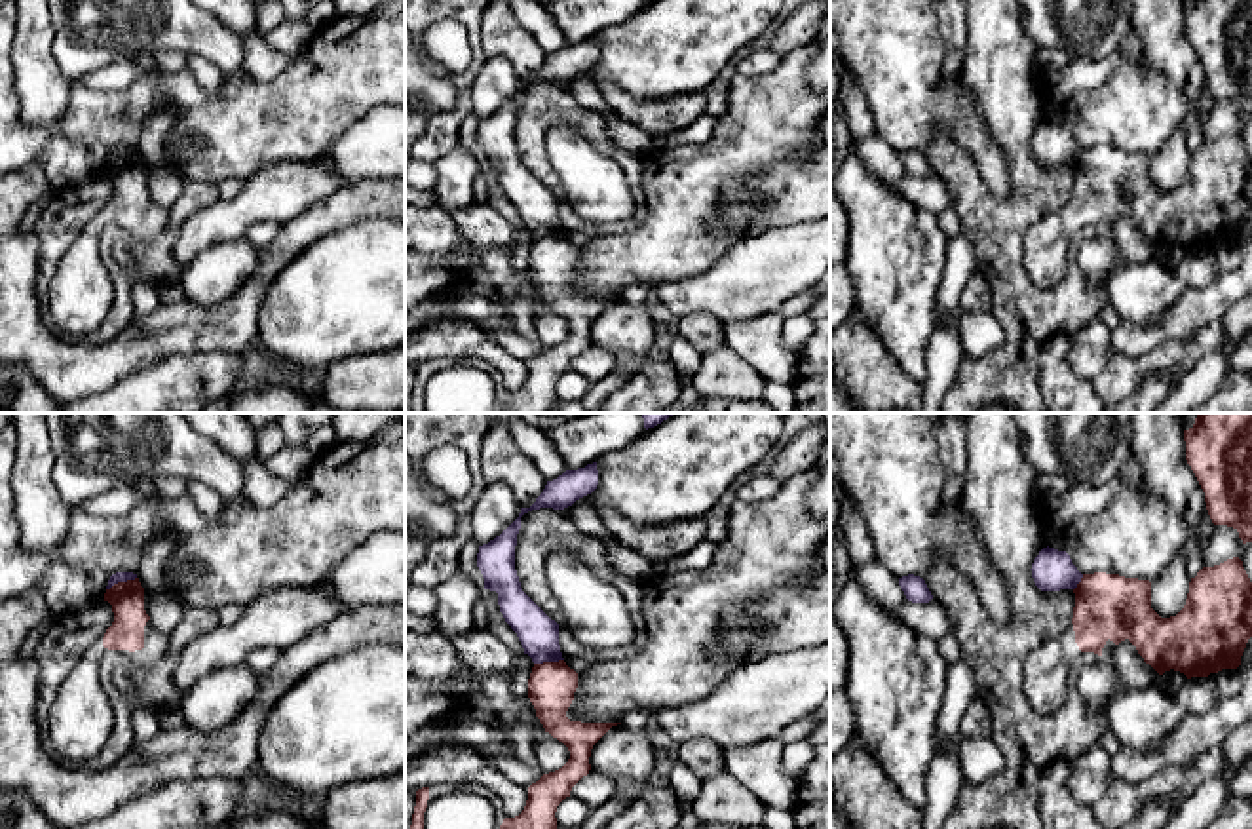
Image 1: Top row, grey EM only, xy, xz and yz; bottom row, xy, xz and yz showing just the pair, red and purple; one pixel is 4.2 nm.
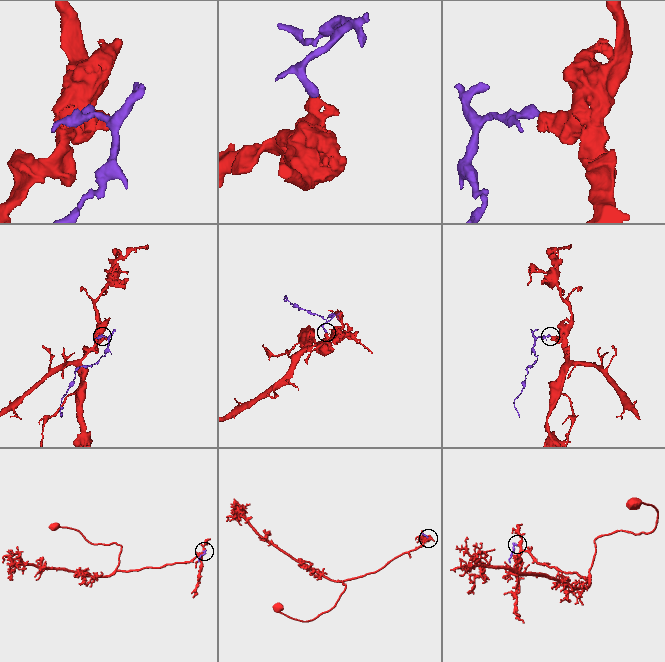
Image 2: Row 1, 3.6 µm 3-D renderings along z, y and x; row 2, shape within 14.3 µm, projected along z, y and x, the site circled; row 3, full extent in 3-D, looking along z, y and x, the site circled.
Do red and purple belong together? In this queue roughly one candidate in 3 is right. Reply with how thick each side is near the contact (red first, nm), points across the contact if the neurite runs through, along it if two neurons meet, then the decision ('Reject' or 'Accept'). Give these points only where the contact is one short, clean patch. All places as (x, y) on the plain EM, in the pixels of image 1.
Thickness 140 nm (red) against 50 nm. Boundary: xy (135, 151), (114, 156), (107, 164). Reject

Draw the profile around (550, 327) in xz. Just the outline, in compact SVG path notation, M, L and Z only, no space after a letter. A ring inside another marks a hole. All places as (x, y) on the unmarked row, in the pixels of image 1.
M534 306L532 319L536 335L543 348L562 342L570 333L568 321L549 306Z

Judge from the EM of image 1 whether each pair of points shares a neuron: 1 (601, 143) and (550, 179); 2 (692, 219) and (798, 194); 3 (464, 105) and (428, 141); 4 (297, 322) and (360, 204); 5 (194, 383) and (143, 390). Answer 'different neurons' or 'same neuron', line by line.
1: same neuron
2: different neurons
3: same neuron
4: different neurons
5: same neuron

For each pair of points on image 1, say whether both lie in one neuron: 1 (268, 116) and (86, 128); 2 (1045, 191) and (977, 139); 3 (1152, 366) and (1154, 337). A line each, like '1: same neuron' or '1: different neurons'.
1: same neuron
2: different neurons
3: different neurons

